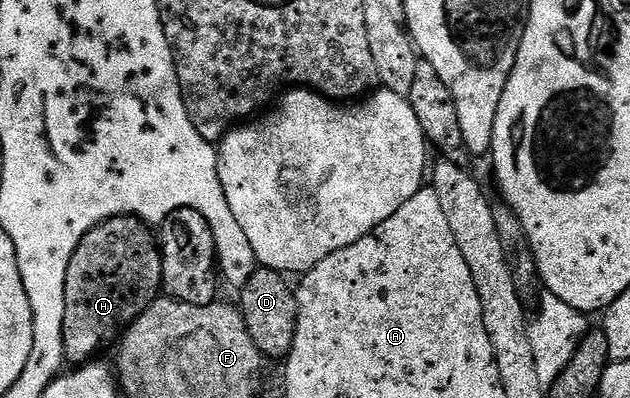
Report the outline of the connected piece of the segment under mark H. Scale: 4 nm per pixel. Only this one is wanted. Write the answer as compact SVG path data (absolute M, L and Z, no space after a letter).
M121 215L91 229L80 241L64 281L64 353L66 363L85 365L97 360L110 342L159 298L162 253L151 224Z

